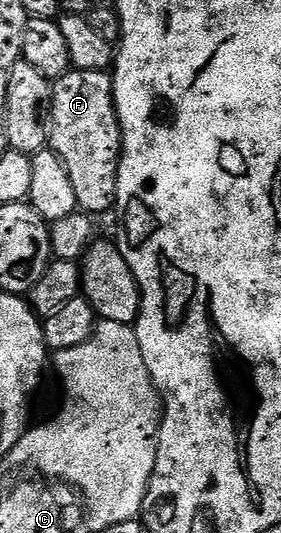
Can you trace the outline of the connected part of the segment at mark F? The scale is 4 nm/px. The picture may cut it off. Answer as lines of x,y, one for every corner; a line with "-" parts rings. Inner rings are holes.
69,69
67,74
52,83
52,117
50,119
50,149
60,158
61,164
74,184
74,201
85,214
99,216
116,205
118,180
116,173
120,167
120,121
116,115
116,101
112,95
111,73
102,70

